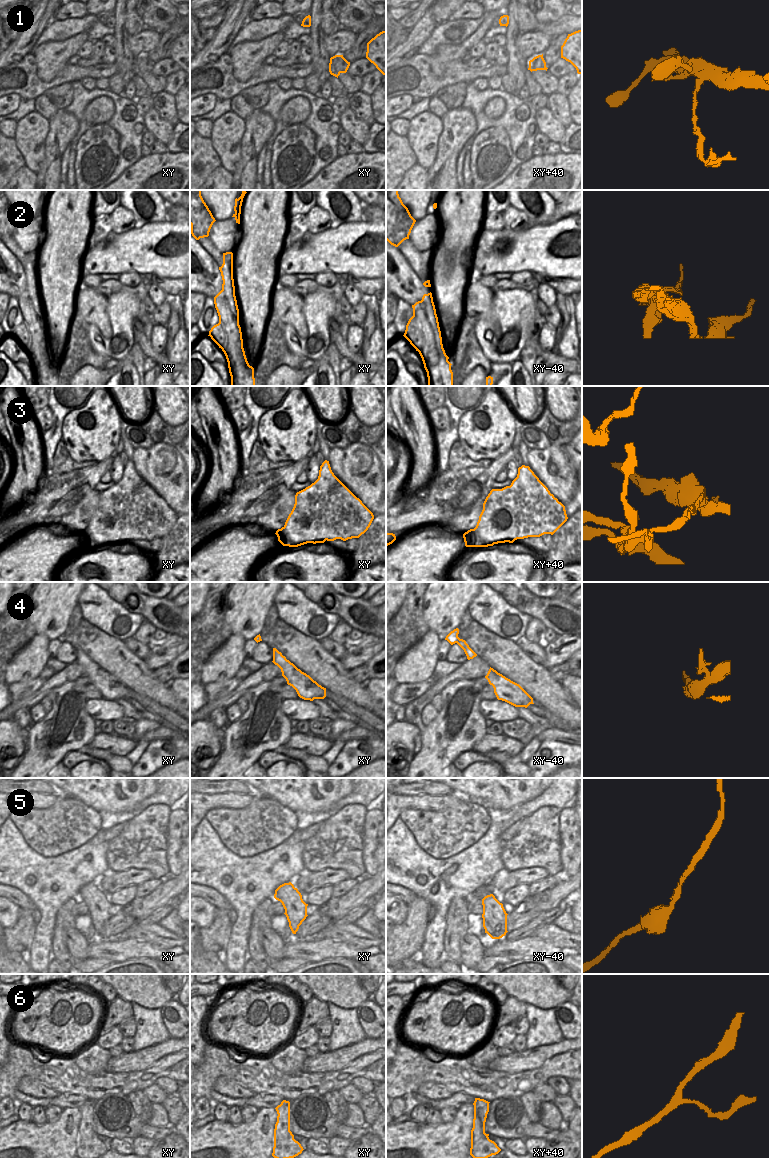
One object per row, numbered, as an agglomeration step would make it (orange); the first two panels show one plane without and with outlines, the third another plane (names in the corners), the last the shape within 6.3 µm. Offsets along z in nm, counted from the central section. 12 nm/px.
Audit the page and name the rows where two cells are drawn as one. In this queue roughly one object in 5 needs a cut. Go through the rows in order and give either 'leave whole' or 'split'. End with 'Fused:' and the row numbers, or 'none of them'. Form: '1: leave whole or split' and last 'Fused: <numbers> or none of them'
1: split
2: split
3: split
4: leave whole
5: leave whole
6: leave whole
Fused: 1, 2, 3

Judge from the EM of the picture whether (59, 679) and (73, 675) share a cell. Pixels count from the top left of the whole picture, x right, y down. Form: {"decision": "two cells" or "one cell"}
{"decision": "one cell"}

